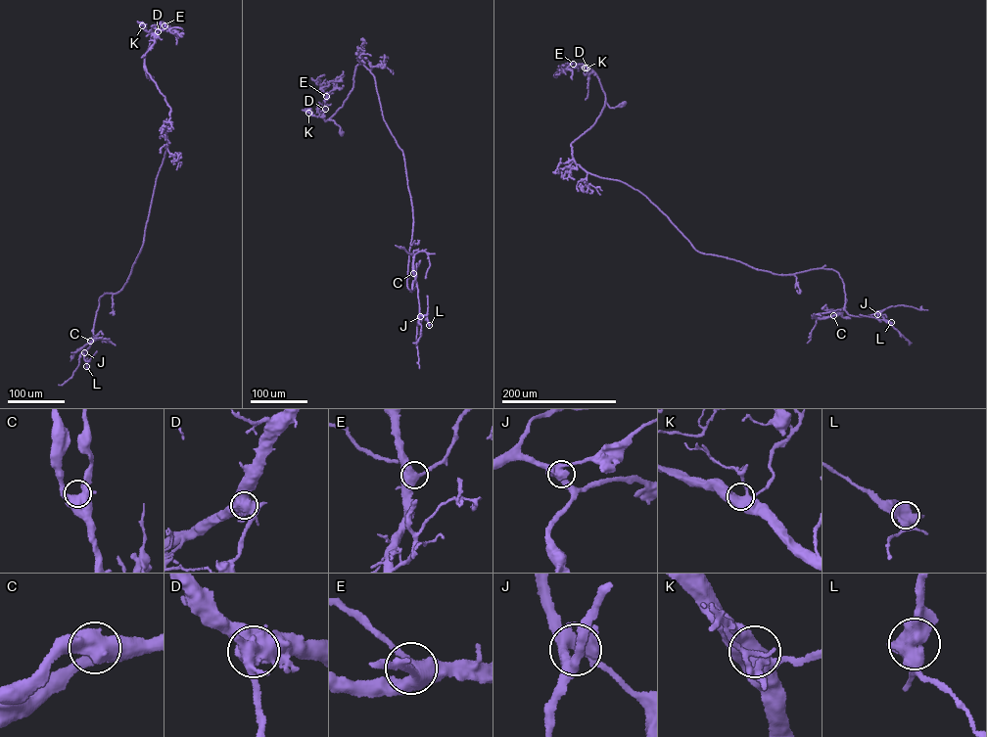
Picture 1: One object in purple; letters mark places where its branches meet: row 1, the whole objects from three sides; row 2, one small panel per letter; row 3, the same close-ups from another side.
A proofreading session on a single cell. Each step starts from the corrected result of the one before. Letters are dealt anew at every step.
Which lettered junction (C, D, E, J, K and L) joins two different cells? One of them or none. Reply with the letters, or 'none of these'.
D

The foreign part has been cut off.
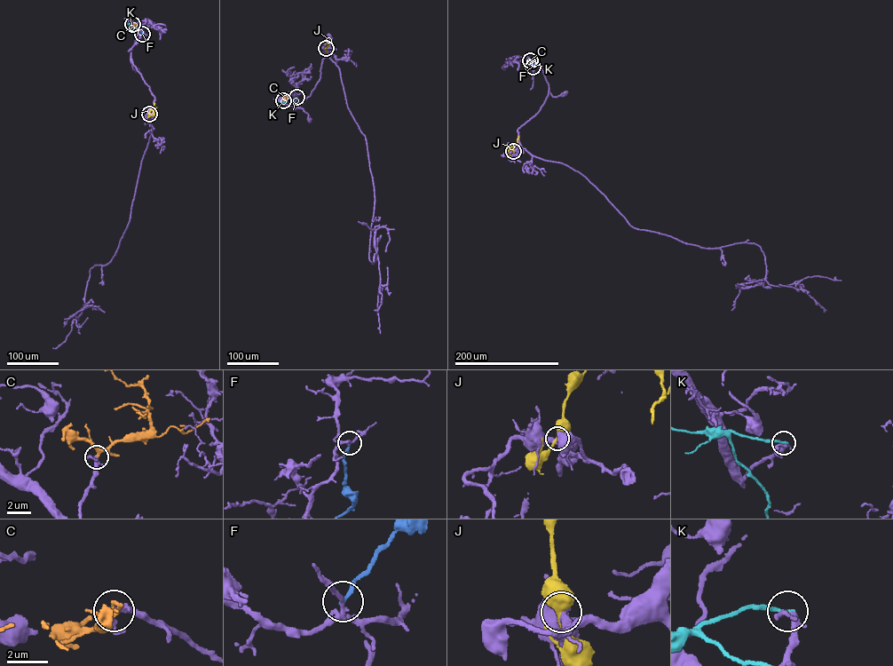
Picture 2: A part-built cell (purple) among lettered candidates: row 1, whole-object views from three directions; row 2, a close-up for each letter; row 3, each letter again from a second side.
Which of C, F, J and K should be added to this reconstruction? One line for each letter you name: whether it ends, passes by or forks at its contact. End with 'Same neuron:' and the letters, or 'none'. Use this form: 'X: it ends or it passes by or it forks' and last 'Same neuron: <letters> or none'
C: it passes by
Same neuron: C

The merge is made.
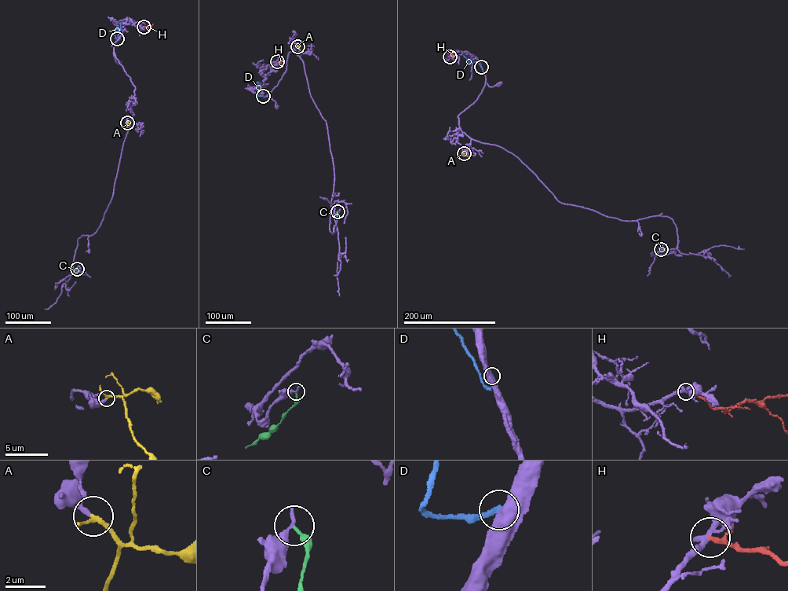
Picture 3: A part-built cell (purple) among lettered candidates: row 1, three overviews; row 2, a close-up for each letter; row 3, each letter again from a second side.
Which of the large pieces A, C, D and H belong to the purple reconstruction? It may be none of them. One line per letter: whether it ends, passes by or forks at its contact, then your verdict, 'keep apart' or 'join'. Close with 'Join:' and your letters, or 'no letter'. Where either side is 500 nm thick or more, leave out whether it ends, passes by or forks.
A: it passes by; join
C: it ends; keep apart
D: keep apart
H: it passes by; keep apart
Join: A

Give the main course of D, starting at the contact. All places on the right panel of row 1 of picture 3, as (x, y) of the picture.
D: (481, 67), (477, 61), (468, 62), (464, 56)

